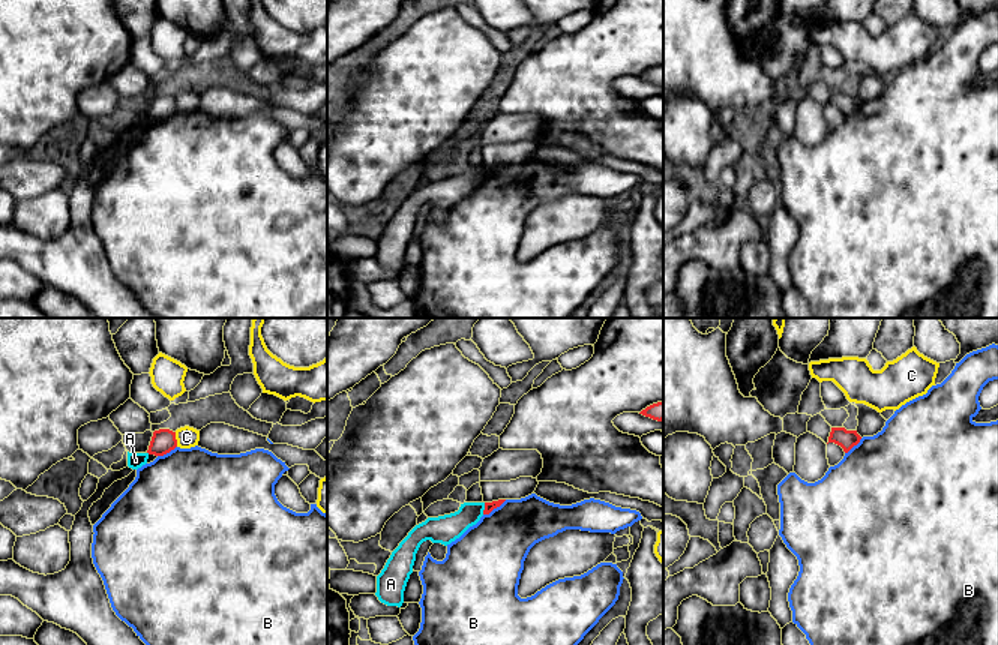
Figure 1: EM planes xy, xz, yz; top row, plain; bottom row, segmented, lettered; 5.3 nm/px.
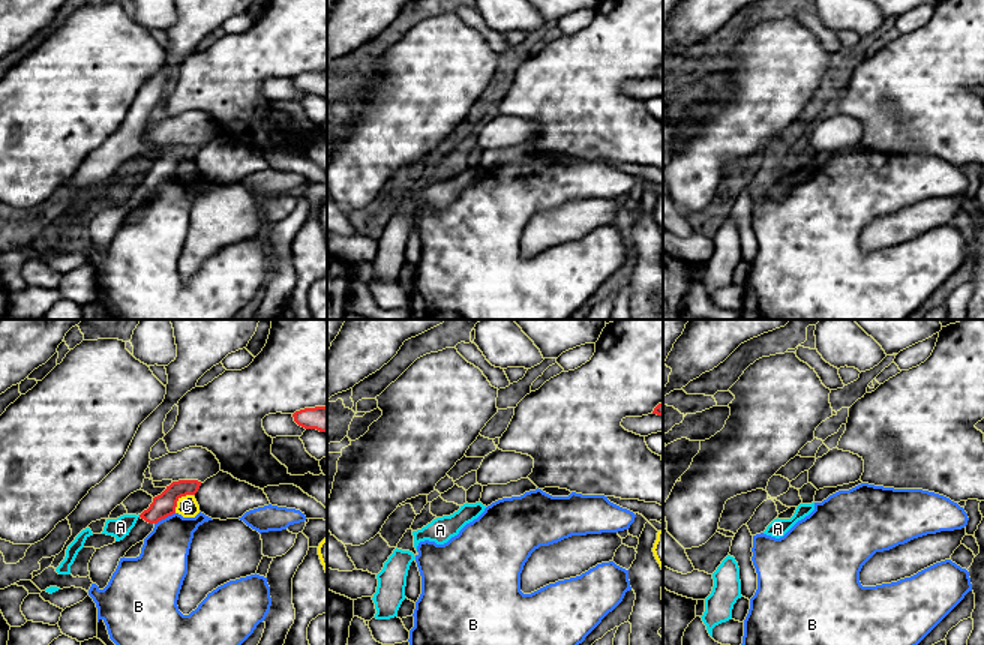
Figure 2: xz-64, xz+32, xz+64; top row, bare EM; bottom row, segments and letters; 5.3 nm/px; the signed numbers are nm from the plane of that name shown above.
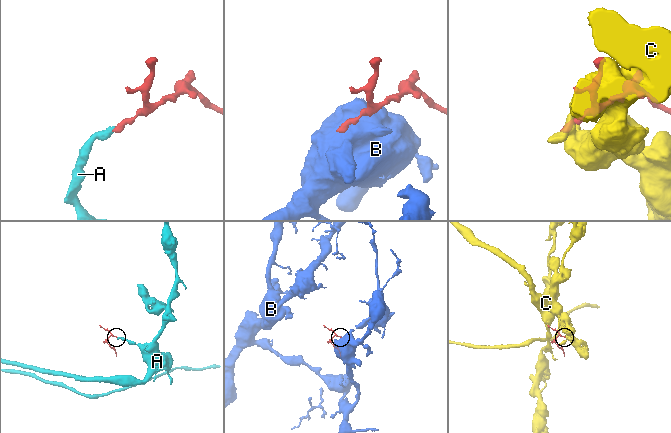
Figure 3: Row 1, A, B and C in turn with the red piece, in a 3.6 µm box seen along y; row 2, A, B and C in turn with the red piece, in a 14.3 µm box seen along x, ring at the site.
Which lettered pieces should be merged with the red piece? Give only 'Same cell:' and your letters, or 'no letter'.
Same cell: no letter

